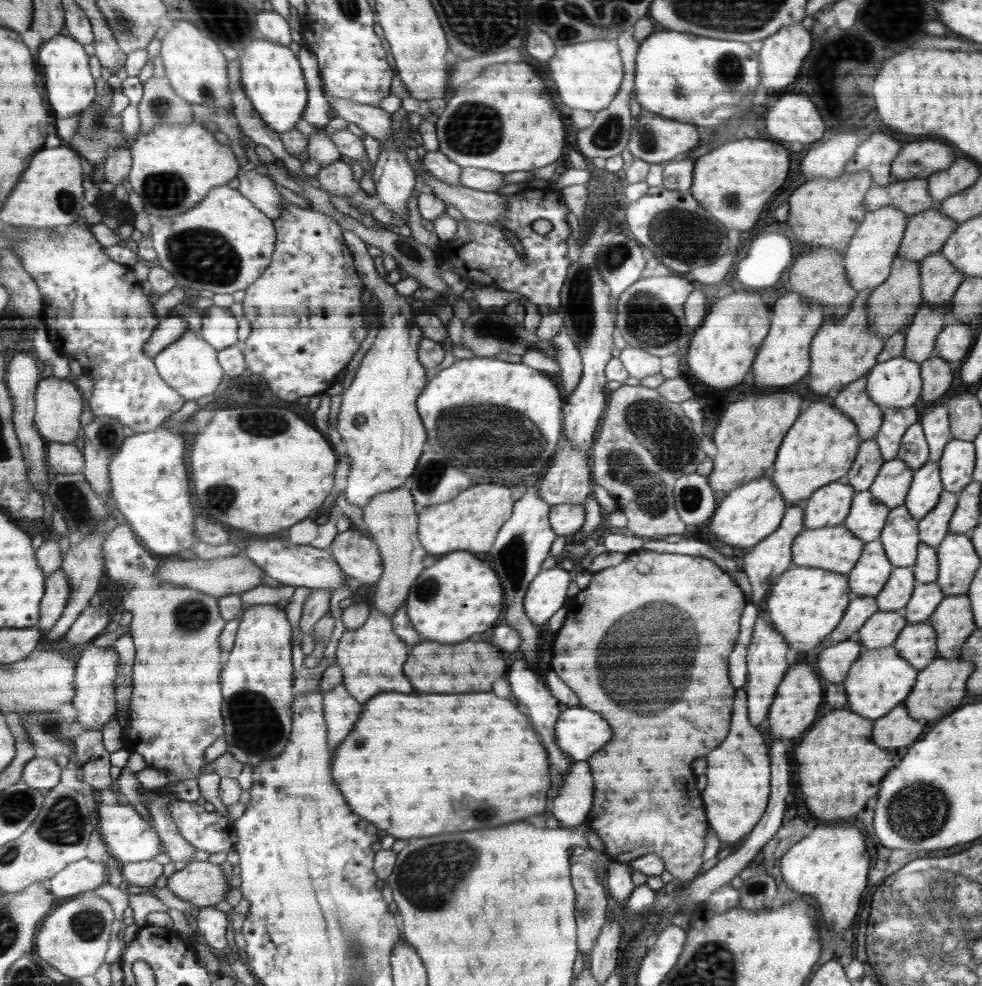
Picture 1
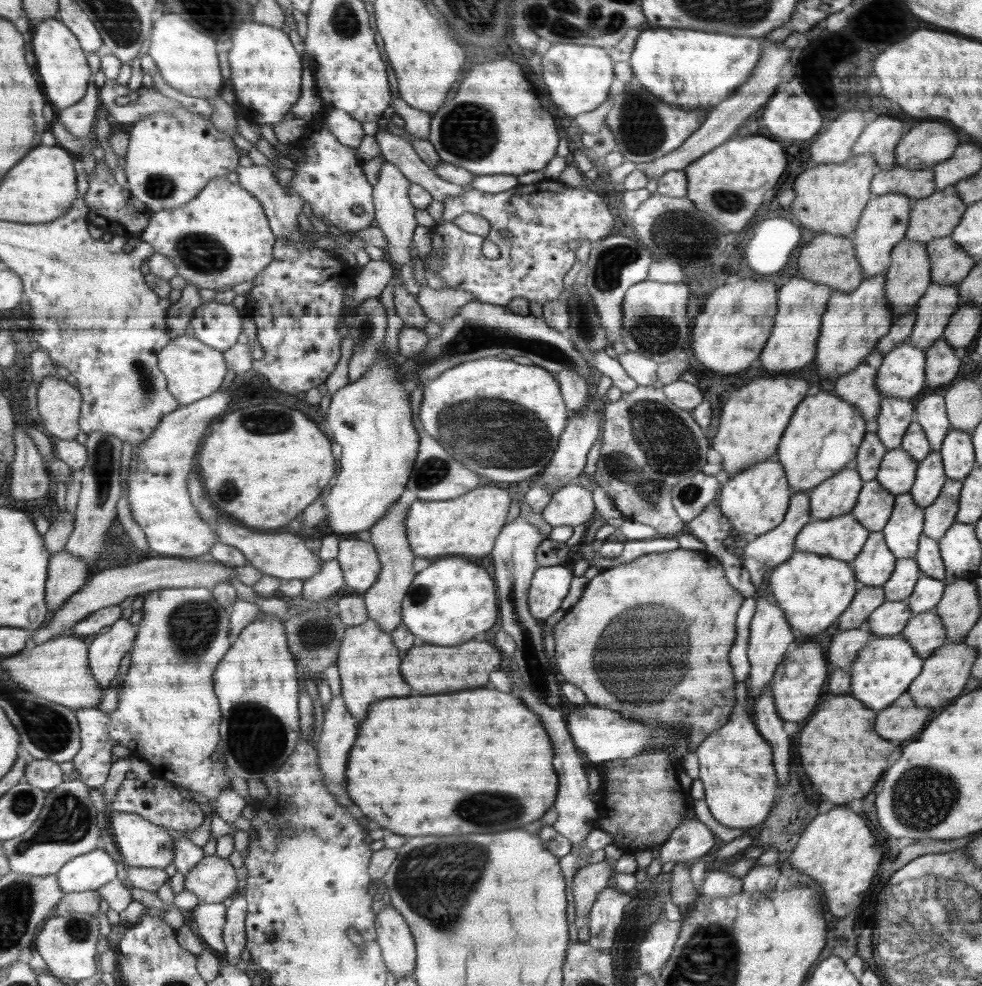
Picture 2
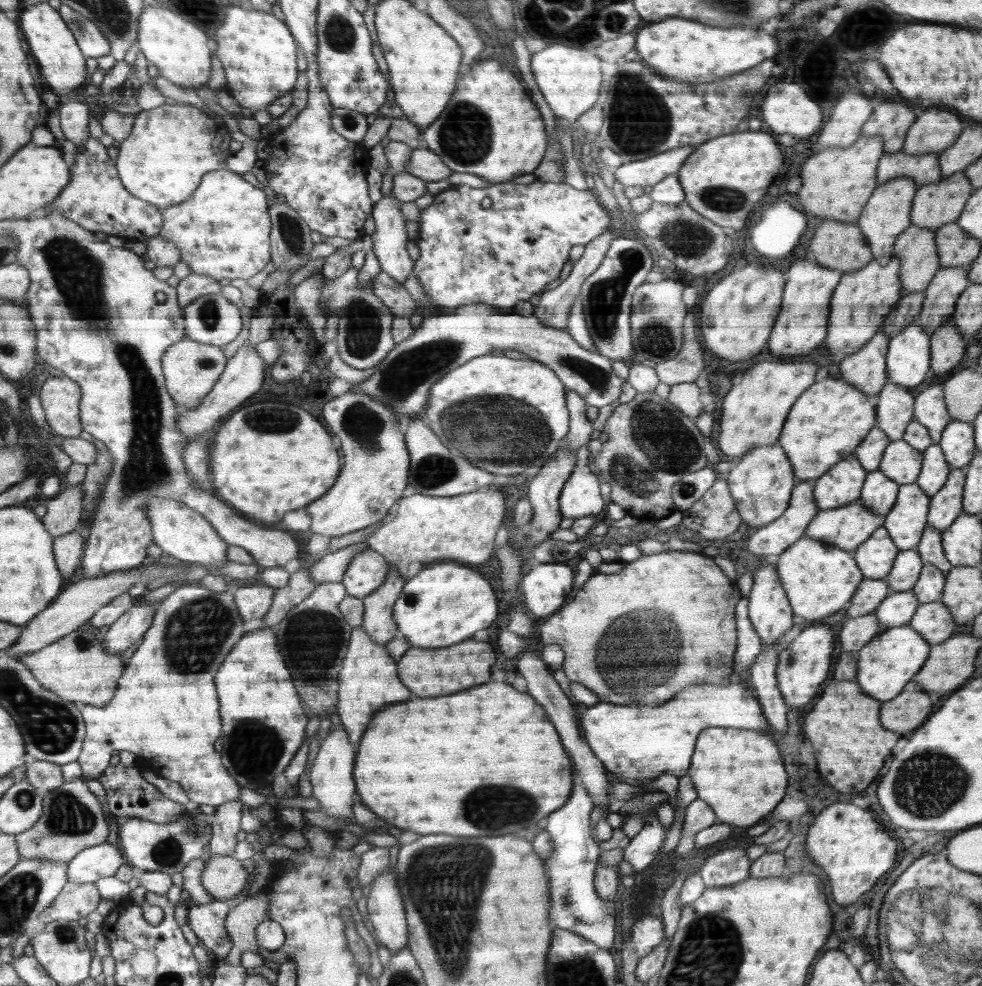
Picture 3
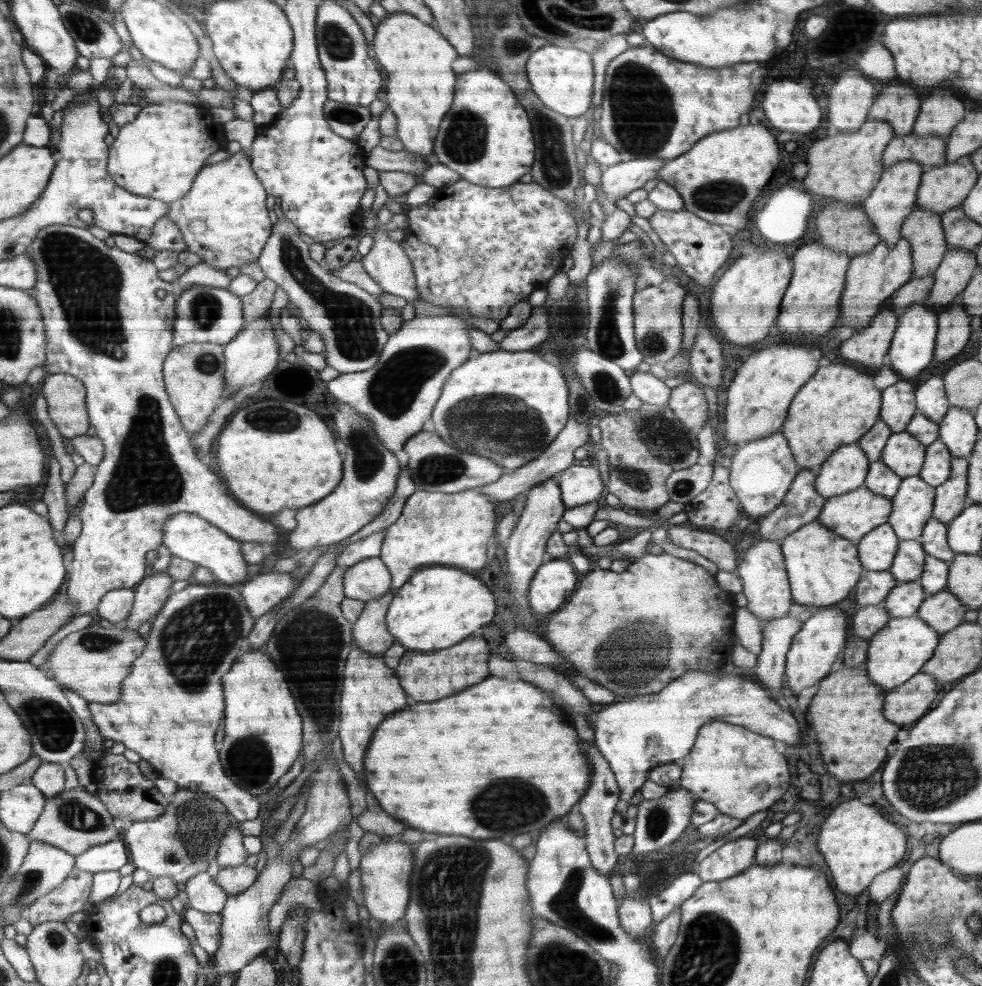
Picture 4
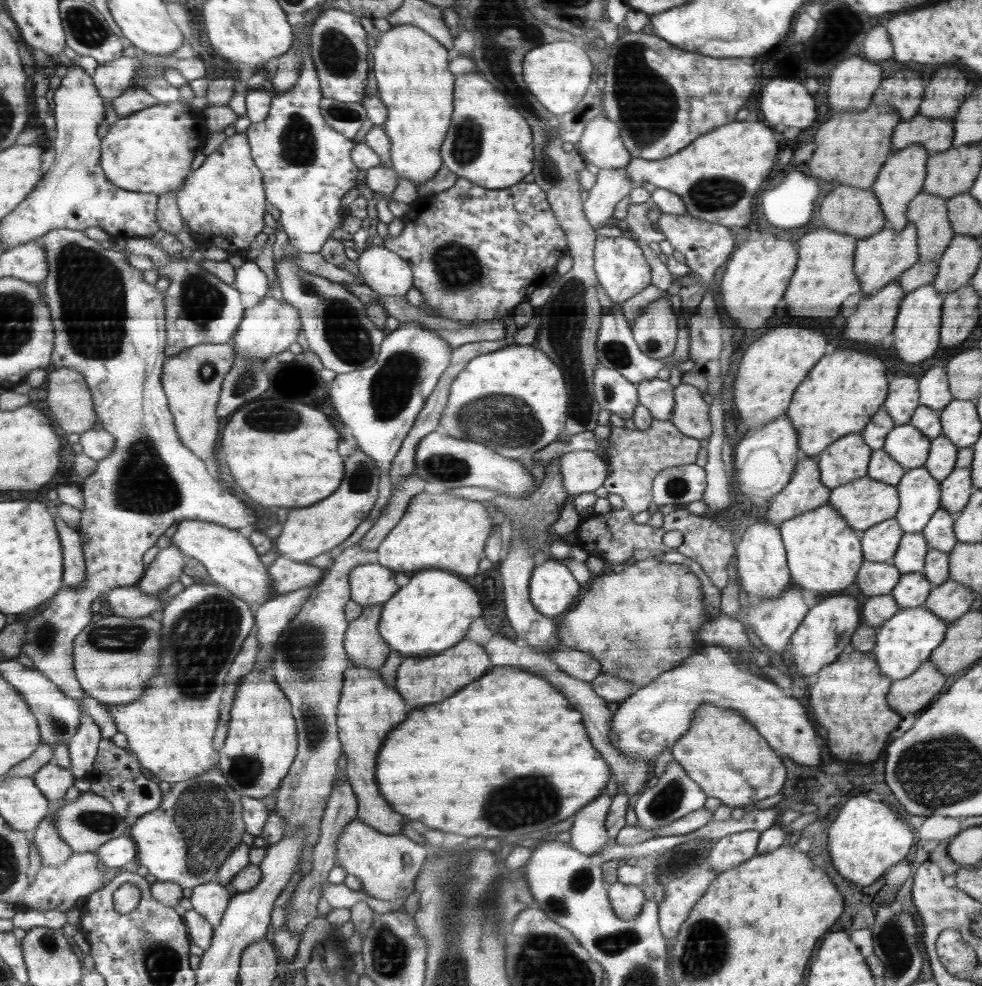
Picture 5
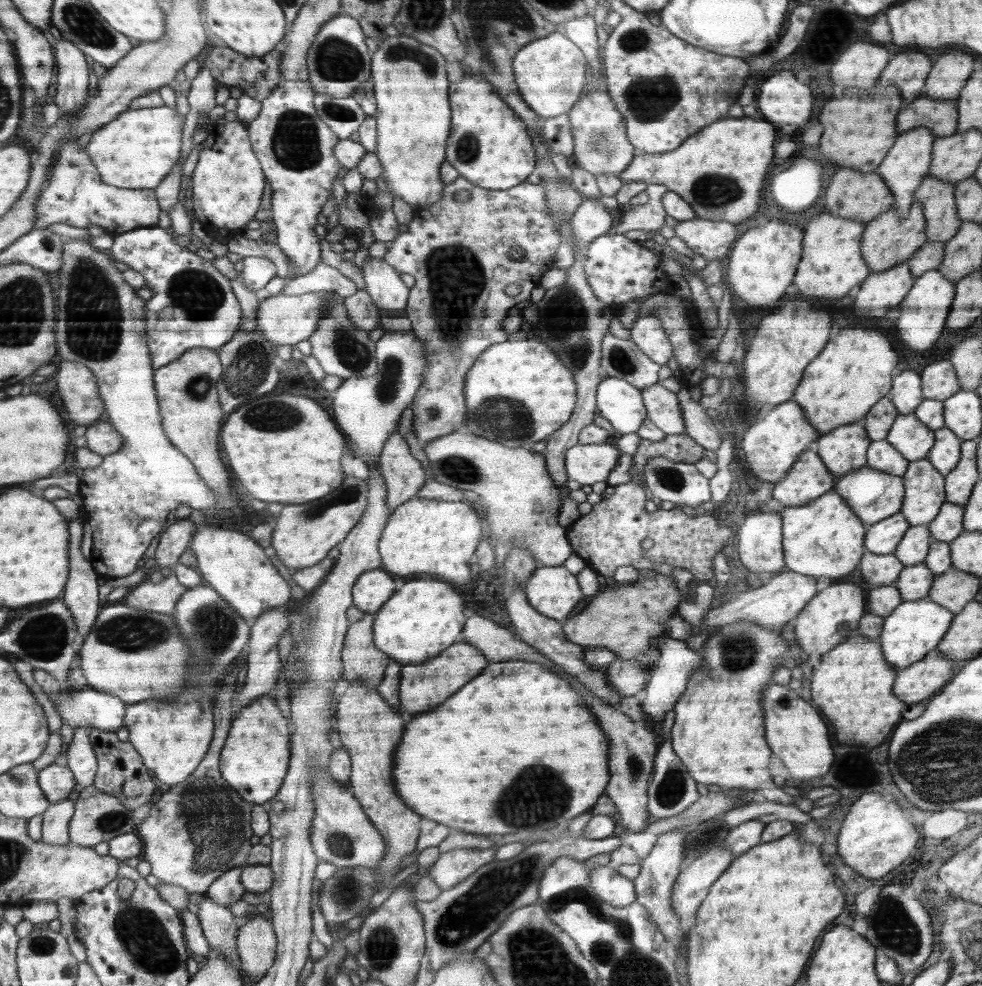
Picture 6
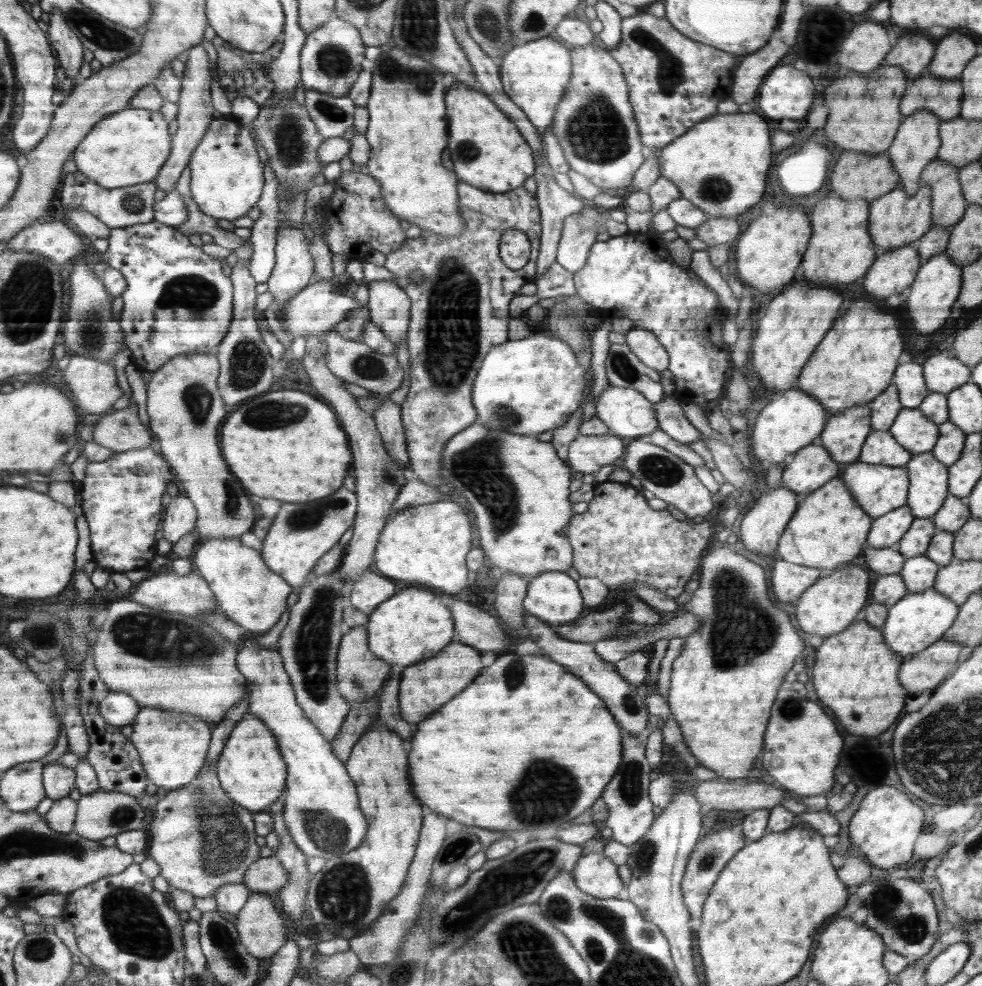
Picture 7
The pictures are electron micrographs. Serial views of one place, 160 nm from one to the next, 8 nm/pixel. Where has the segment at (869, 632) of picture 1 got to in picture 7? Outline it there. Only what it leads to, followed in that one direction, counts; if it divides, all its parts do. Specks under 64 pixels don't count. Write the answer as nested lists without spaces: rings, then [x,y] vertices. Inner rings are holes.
[[[925,554],[918,555],[914,558],[906,558],[899,574],[904,579],[909,592],[924,592],[935,586],[937,572],[941,567]]]

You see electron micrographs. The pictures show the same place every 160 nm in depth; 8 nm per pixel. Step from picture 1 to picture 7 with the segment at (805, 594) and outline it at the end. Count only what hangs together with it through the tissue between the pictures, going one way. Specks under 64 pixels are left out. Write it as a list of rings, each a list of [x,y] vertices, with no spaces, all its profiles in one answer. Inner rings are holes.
[[[840,477],[834,478],[800,499],[800,506],[781,536],[777,559],[820,570],[836,569],[840,564],[852,562],[858,556],[862,544],[867,542],[866,534],[871,531],[870,526],[873,526],[873,522],[869,513],[857,503],[848,485]]]

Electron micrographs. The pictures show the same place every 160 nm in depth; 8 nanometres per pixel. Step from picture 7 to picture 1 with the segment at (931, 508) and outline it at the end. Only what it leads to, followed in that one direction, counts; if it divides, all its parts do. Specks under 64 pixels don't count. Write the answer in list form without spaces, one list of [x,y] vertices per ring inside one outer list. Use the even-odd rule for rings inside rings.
[[[905,504],[891,509],[887,526],[880,536],[886,556],[894,566],[910,566],[917,562],[920,550],[920,522]]]

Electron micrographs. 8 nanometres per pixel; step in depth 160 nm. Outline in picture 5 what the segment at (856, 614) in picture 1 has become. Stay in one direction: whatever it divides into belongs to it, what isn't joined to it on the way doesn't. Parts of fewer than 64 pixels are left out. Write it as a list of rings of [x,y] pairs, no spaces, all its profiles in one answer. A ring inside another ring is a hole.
[[[889,560],[886,562],[866,561],[856,575],[856,584],[866,596],[888,594],[901,577],[901,572]]]

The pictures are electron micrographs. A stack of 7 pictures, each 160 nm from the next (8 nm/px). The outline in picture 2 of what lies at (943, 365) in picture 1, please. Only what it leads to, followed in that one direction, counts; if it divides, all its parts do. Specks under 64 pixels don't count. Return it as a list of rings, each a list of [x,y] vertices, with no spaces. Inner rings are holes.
[[[945,338],[938,339],[933,346],[926,351],[928,362],[926,363],[926,380],[930,390],[940,388],[942,384],[948,384],[956,378],[960,370],[960,360],[956,358],[954,350]]]

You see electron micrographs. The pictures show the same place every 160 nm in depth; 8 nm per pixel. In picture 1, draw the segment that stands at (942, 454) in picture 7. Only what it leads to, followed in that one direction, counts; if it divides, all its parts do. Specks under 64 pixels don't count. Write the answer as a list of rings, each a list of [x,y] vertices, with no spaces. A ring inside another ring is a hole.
[[[928,462],[913,472],[913,482],[905,505],[919,522],[938,504],[944,490],[940,469],[938,463]]]

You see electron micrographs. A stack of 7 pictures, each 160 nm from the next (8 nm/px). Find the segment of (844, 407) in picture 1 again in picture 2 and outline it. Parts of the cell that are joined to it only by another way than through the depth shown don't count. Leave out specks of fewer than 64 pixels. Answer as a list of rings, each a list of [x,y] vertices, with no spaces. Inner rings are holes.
[[[875,349],[855,370],[837,379],[835,396],[858,406],[862,418],[876,420],[881,411],[883,395],[878,393],[877,372],[884,362],[884,356]]]

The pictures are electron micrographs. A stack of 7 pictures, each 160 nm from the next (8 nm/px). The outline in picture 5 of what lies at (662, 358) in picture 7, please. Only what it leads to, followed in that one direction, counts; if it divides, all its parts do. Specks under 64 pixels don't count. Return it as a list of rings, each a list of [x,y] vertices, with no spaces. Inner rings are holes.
[[[660,295],[642,309],[632,325],[633,339],[646,356],[662,360],[676,348],[676,316],[670,306],[670,296]]]

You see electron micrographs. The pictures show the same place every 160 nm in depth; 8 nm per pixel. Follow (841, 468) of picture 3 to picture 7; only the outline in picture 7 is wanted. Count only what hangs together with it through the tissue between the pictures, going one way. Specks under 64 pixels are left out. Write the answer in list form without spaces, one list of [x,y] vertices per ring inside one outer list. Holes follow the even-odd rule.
[[[860,405],[831,416],[821,439],[834,461],[848,466],[860,460],[865,440],[873,432],[872,414],[869,405]]]

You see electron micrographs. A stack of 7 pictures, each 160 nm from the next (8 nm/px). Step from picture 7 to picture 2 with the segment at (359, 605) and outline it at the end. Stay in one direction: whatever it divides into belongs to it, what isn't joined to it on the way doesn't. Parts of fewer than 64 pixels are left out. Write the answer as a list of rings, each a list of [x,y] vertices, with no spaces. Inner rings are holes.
[[[341,537],[337,561],[346,586],[365,593],[381,574],[381,561],[373,544],[354,537]]]

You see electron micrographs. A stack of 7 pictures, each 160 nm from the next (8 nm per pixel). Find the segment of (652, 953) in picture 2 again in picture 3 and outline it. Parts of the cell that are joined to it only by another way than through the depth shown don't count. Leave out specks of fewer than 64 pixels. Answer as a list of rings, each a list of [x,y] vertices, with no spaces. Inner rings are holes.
[[[644,916],[632,927],[632,945],[638,956],[648,956],[665,938],[664,924],[658,918]]]

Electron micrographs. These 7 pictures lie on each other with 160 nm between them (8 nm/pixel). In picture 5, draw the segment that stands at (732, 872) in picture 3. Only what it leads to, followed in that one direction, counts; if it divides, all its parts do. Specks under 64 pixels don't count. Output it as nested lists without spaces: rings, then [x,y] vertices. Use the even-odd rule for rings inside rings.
[[[745,830],[719,838],[705,864],[719,875],[750,860],[757,854],[760,835],[761,830]]]

